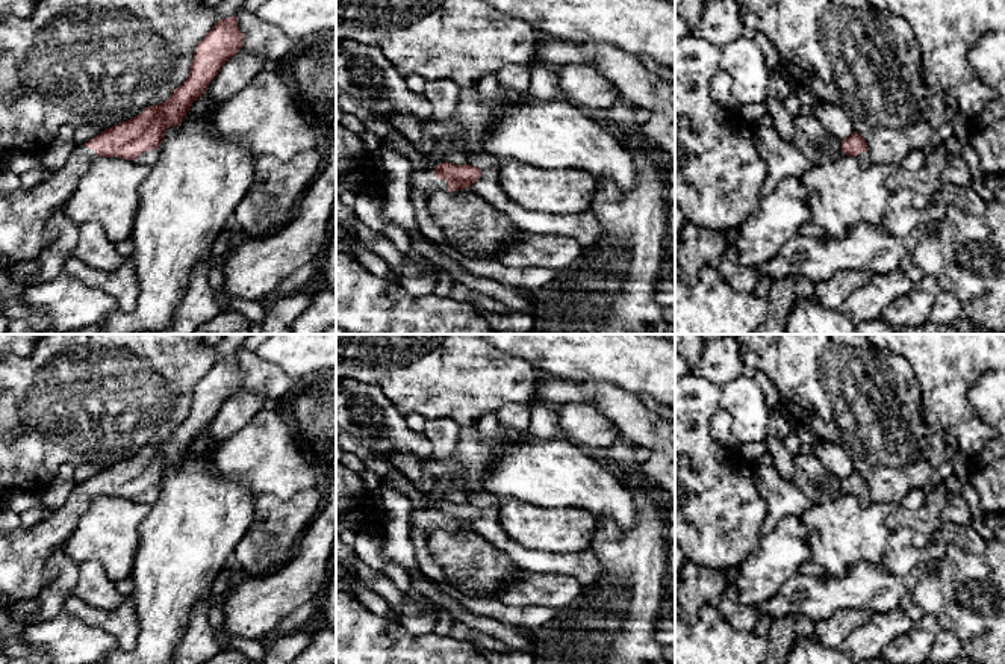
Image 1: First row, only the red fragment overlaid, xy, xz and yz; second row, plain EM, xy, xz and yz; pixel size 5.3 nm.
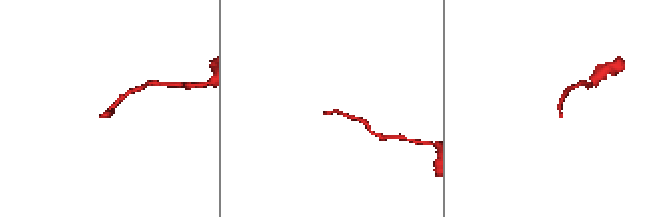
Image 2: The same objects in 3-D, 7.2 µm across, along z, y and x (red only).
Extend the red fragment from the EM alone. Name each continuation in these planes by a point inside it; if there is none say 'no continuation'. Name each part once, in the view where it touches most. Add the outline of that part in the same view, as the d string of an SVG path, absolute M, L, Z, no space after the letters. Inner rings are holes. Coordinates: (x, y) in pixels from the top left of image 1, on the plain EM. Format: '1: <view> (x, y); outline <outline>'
1: xz (424, 519); outline M431 508L413 510L410 513L410 529L422 531L427 537L436 529L446 529L446 519L440 519Z

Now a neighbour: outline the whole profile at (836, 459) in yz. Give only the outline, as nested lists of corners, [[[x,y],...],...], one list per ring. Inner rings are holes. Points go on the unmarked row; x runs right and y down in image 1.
[[[819,440],[813,446],[813,454],[820,460],[826,470],[840,479],[845,479],[855,470],[849,451],[832,442]]]

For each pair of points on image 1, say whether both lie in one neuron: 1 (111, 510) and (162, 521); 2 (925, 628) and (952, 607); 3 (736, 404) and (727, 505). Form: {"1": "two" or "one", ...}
{"1": "two", "2": "two", "3": "two"}

